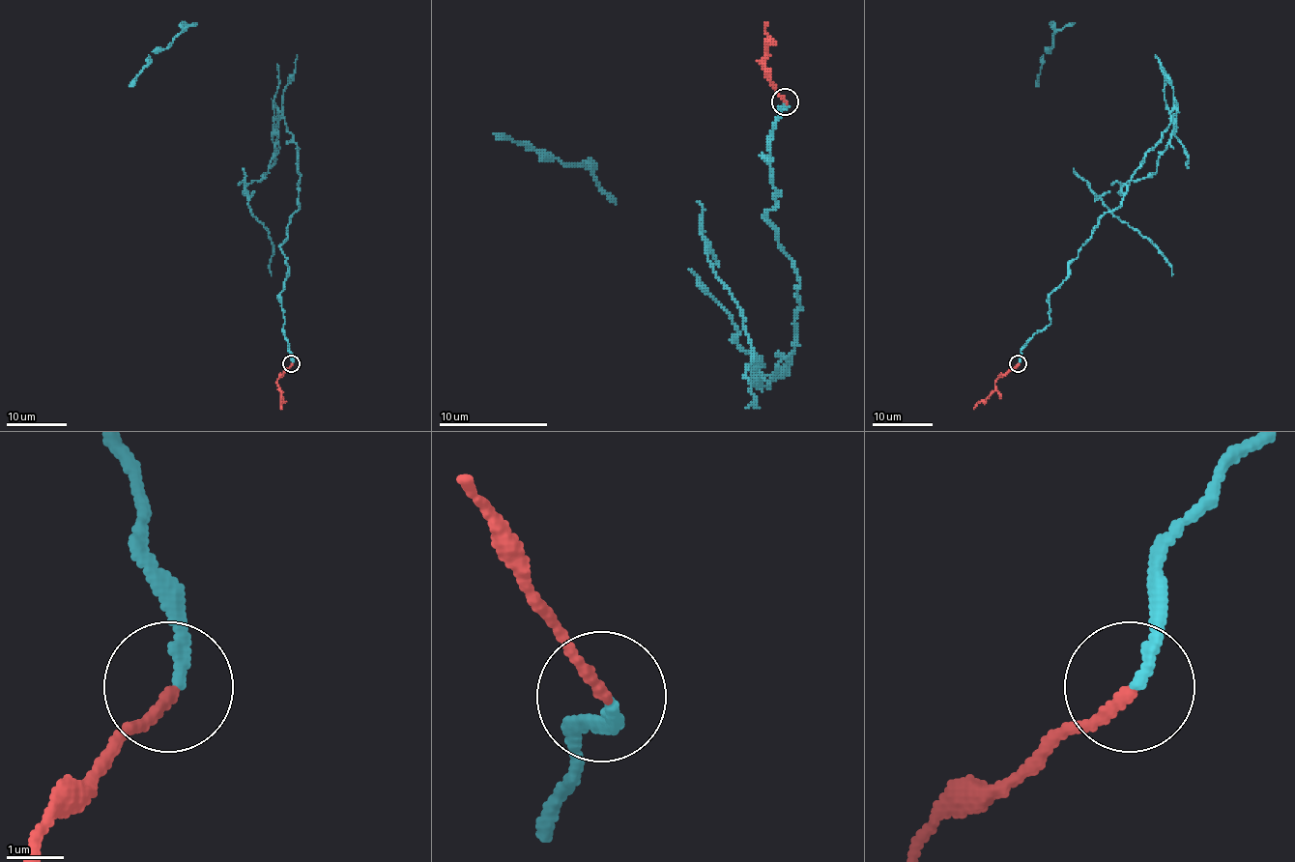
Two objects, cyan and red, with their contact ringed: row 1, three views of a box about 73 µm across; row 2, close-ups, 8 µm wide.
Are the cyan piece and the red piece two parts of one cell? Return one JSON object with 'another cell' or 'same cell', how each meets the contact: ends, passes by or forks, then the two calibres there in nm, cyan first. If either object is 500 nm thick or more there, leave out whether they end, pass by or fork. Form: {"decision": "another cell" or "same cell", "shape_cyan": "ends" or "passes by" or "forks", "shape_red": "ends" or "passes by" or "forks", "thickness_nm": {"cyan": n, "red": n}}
{"decision": "another cell", "shape_cyan": "ends", "shape_red": "ends", "thickness_nm": {"cyan": 180, "red": 190}}

